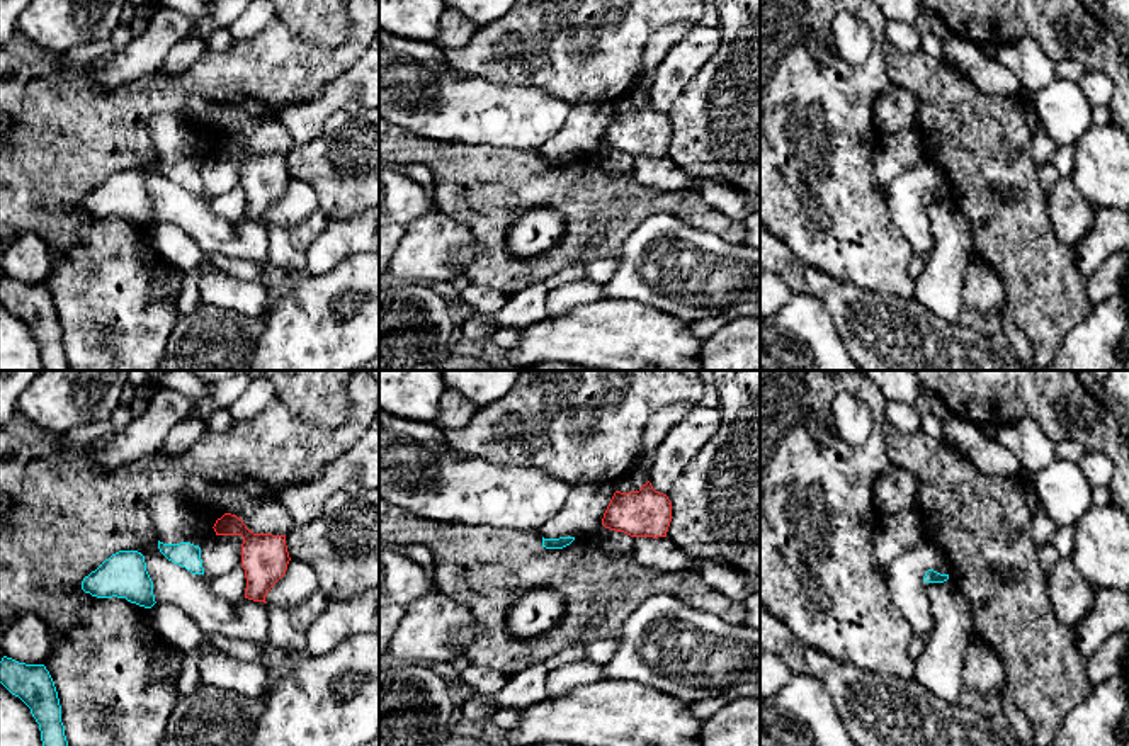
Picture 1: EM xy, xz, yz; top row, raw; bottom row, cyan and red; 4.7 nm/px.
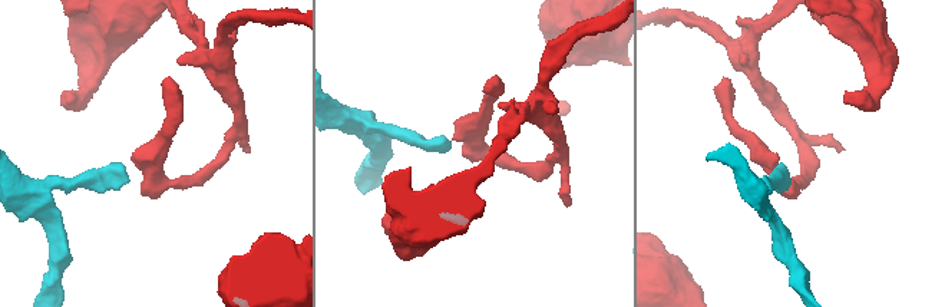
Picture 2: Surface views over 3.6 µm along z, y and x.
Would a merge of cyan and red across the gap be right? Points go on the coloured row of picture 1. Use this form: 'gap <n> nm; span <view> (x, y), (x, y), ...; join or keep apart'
gap 100 nm; span xy (199, 548), (216, 534); join

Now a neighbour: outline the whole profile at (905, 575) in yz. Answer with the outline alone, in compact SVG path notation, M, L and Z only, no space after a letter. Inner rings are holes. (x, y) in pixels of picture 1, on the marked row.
M928 539L886 566L891 602L906 619L913 634L923 639L935 629L935 617L927 593L927 583L923 581L928 569L949 574L945 554Z

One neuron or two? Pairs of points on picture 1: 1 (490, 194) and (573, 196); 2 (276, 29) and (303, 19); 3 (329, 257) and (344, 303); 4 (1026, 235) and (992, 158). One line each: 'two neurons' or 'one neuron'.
1: one neuron
2: two neurons
3: two neurons
4: one neuron

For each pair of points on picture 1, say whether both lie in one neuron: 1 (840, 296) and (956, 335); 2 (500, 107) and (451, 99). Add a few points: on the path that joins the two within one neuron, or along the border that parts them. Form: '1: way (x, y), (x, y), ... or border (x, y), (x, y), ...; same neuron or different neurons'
1: way (869, 323), (885, 335), (927, 335); same neuron
2: way (488, 107), (463, 107); same neuron

